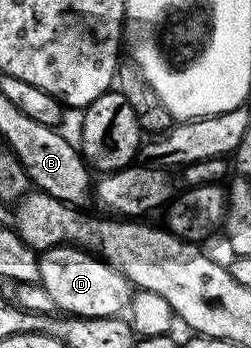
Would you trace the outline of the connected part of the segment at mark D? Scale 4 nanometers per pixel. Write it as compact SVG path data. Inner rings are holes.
M70 243L54 245L39 253L39 280L45 292L51 296L62 312L77 317L117 317L131 308L133 286L121 271L94 253Z

